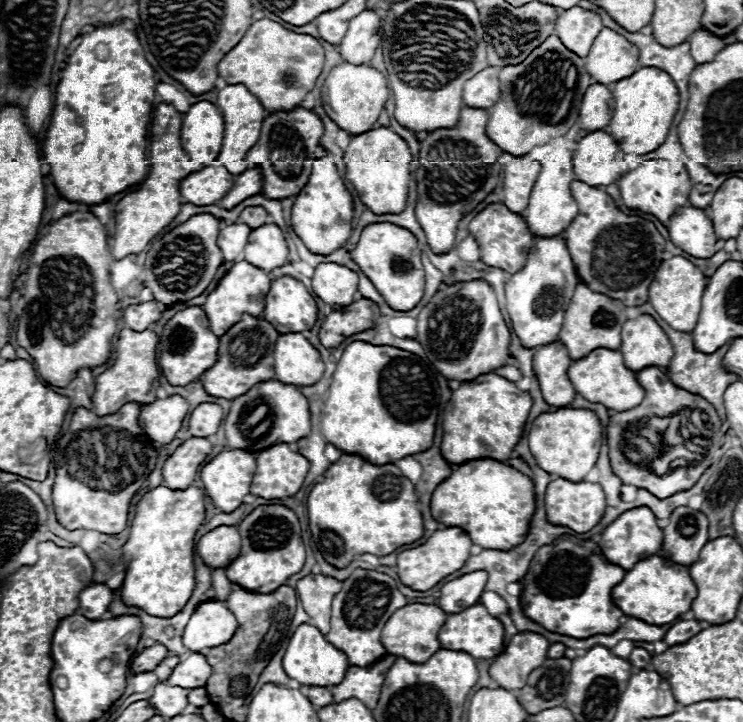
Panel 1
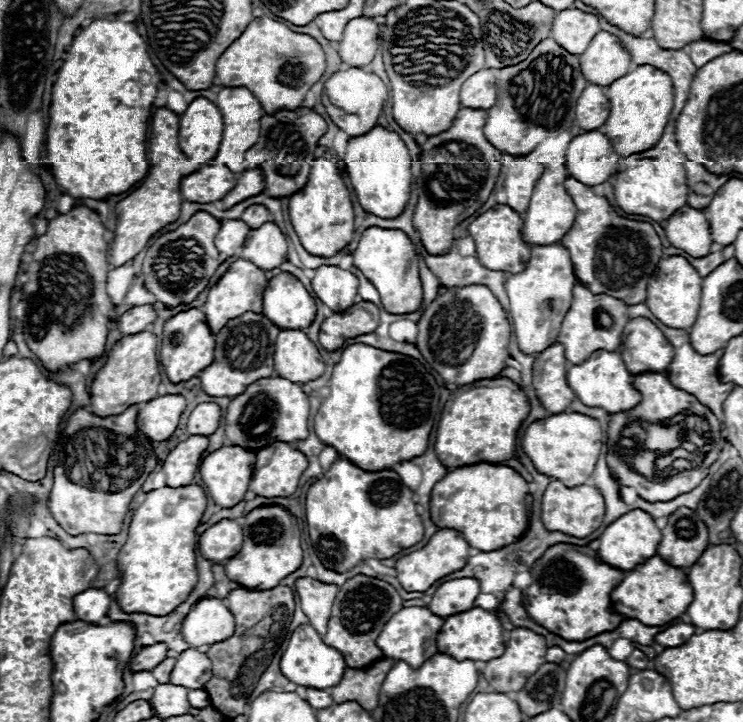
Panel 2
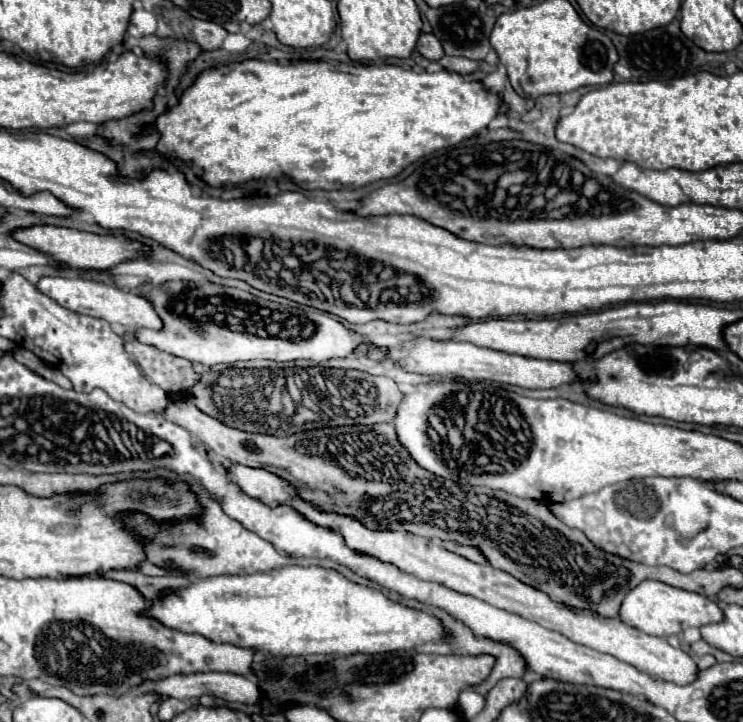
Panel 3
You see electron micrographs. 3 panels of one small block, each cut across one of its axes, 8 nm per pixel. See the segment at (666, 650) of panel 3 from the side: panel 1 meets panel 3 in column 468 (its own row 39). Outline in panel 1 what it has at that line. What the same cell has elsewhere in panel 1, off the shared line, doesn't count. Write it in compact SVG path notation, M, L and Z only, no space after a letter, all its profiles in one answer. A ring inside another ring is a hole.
M574 6L570 10L560 12L554 34L568 50L574 50L574 54L586 58L594 44L594 38L600 34L602 28L602 18L596 12Z

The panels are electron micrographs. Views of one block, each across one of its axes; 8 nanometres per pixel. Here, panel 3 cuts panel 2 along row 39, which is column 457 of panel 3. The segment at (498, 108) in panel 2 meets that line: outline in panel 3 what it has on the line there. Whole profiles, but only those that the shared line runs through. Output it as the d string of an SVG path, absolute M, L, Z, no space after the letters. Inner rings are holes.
M442 542L442 546L448 548L448 550L452 550L452 552L462 554L464 558L468 558L468 560L472 560L472 562L486 564L486 558L480 554L480 550L476 550L476 548L472 548L472 546L456 546L454 542Z

